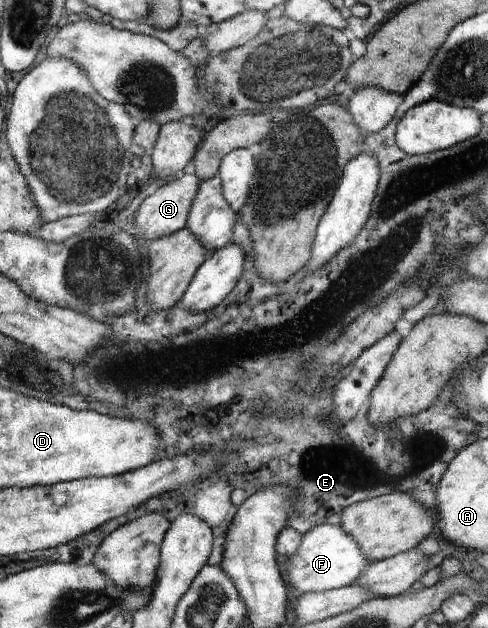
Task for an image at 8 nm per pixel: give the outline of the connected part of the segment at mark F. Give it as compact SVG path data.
M328 523L302 534L299 550L283 562L285 579L296 596L347 587L356 582L370 564L359 544L340 525Z

